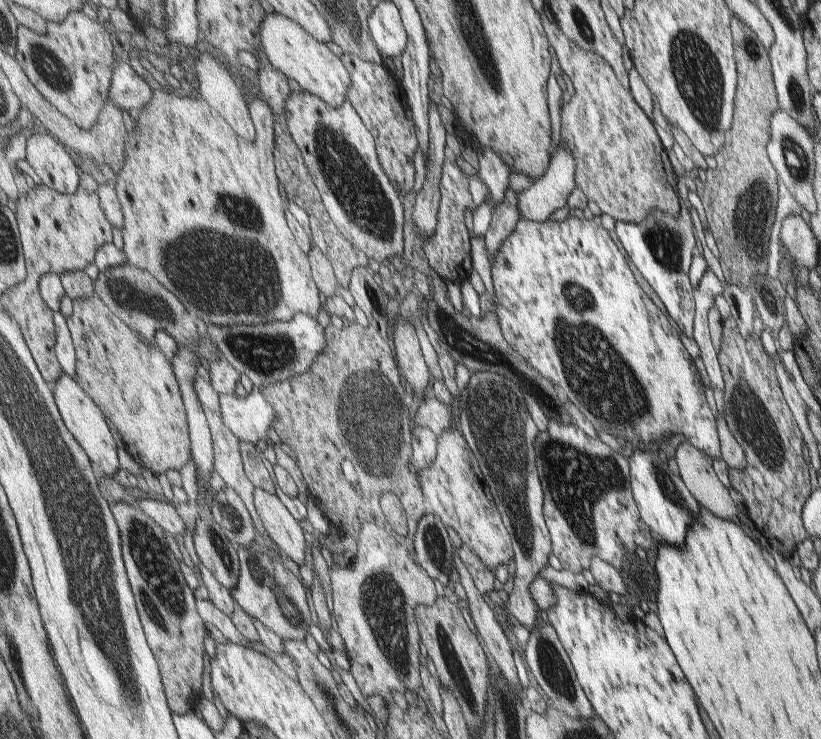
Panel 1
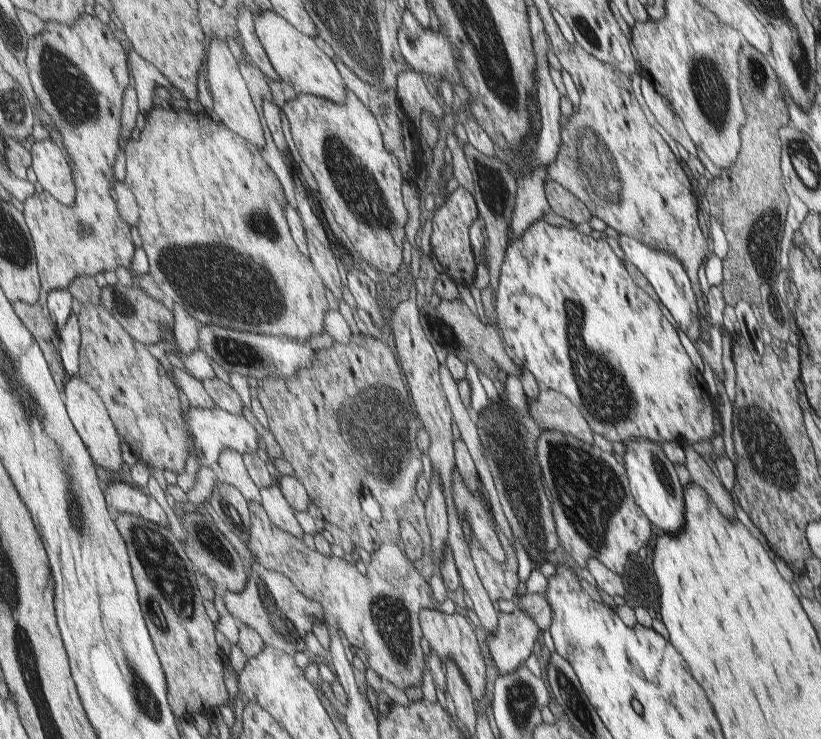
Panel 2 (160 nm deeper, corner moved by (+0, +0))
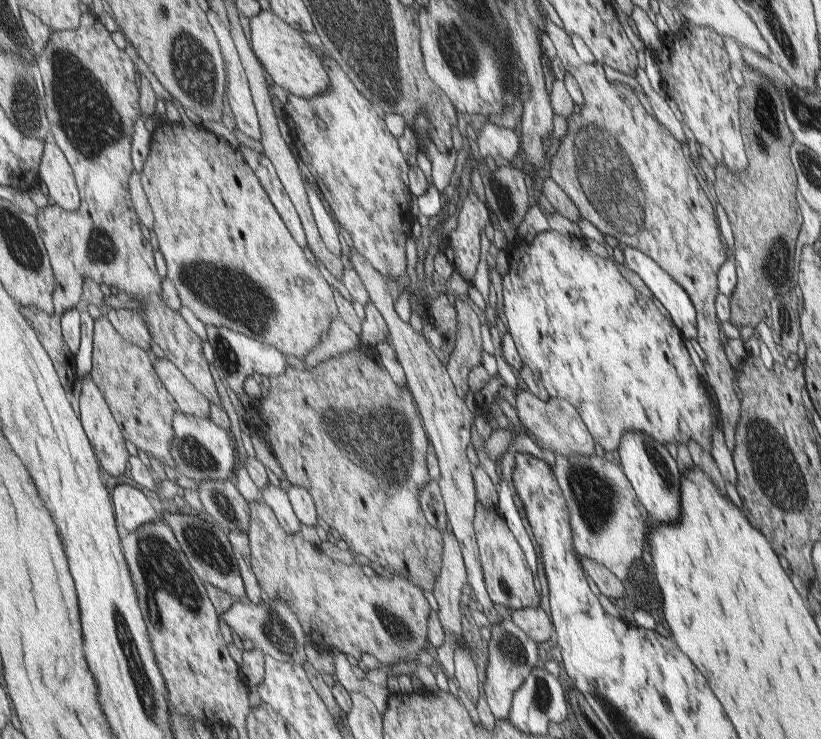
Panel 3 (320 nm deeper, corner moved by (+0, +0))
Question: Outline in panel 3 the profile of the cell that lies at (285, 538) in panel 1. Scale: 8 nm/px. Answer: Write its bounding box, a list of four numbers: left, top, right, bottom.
[264,484,301,534]

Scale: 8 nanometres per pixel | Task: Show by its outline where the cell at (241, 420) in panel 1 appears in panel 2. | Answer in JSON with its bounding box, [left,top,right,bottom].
[184,406,261,471]

